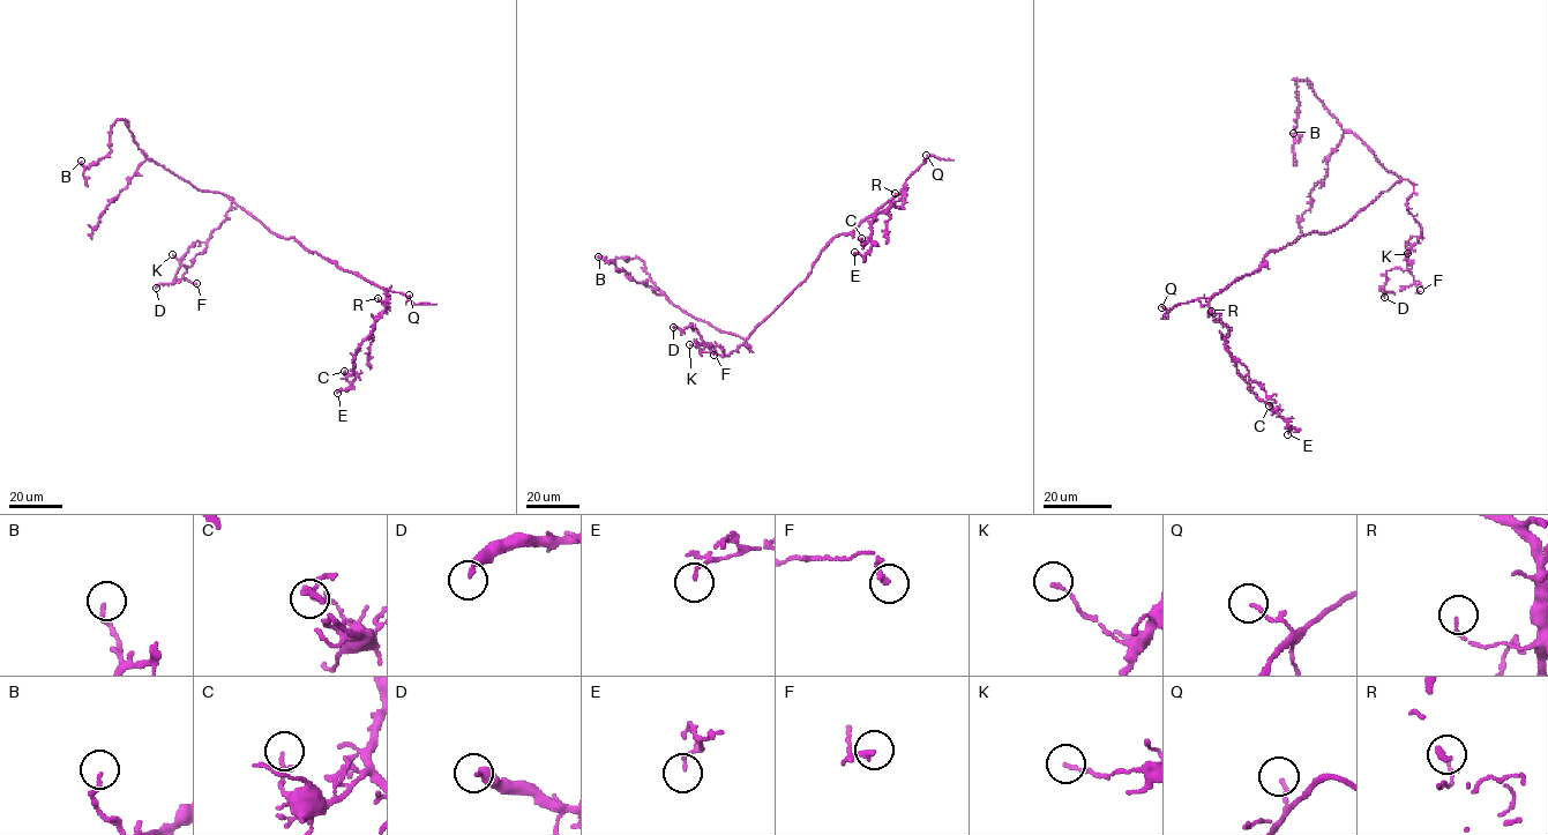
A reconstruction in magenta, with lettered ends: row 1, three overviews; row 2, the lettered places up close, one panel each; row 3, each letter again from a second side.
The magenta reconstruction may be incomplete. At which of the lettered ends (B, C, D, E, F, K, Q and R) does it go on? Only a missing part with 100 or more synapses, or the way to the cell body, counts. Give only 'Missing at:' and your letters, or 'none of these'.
Missing at: none of these

